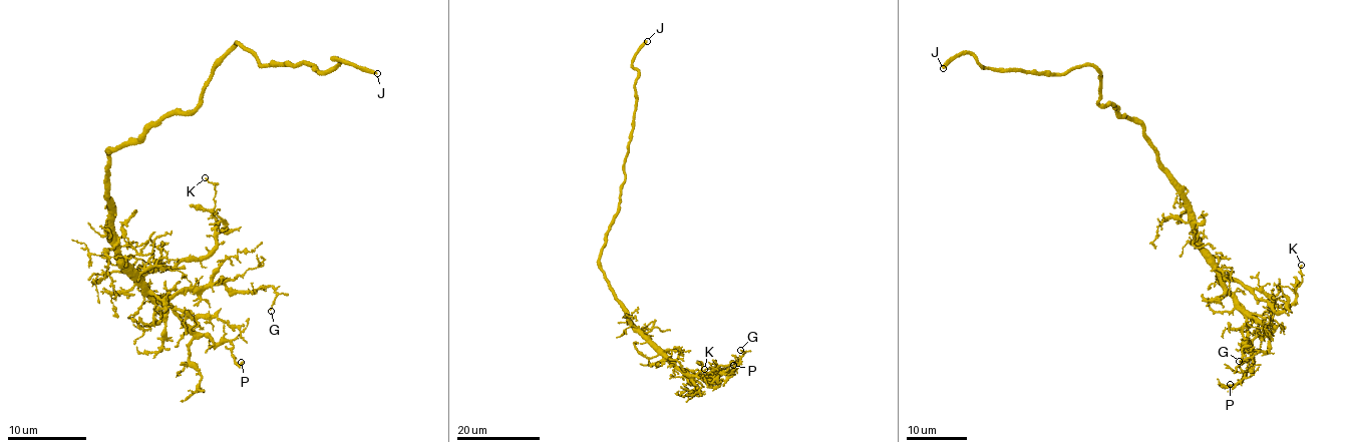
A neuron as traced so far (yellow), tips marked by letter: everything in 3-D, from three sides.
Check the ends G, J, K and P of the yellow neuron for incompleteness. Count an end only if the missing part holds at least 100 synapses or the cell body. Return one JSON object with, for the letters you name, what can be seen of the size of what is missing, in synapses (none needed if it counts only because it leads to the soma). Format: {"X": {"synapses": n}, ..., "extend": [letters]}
{"J": {"synapses": 550}, "extend": ["J"]}

